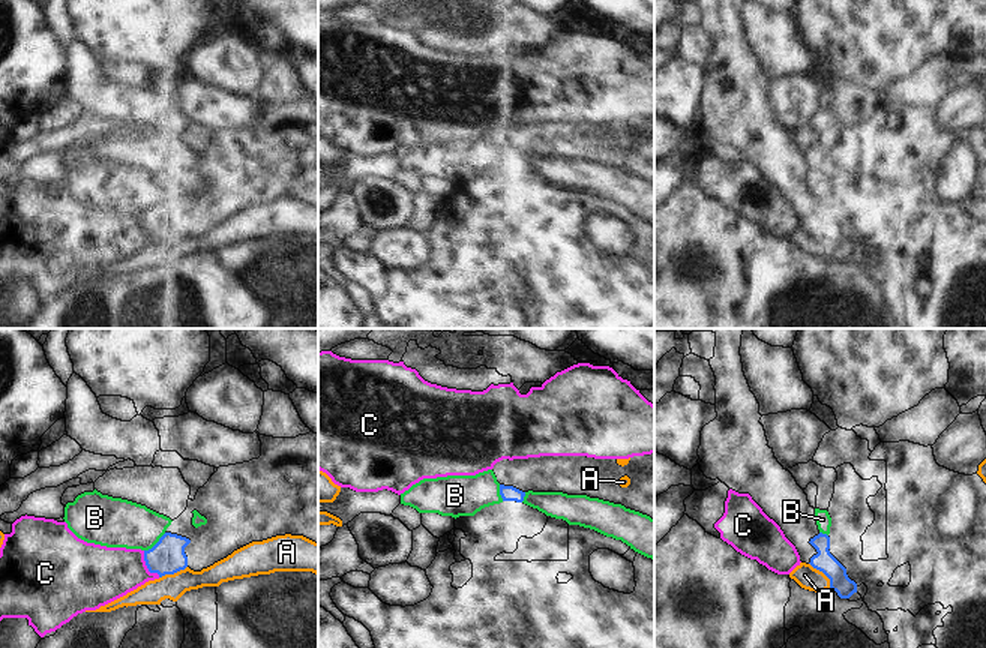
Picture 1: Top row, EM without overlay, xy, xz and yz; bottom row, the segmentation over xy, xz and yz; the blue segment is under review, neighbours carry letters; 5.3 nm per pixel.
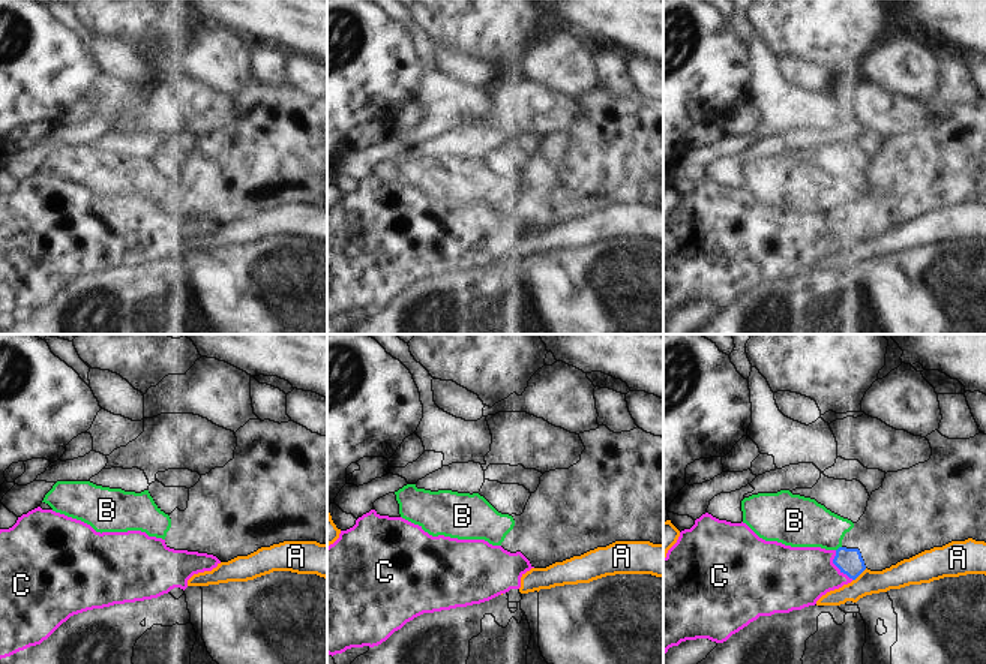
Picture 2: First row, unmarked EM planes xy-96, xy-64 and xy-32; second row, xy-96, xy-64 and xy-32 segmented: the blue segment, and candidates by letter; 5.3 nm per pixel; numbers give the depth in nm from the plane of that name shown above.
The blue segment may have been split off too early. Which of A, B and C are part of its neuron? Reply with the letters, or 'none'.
none

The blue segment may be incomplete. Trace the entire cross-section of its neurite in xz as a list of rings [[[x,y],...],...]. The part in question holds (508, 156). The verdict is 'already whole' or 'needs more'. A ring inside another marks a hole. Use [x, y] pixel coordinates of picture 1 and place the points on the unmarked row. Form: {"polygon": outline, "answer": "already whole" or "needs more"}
{"polygon": [[[654,117],[633,120],[624,130],[618,129],[617,123],[594,123],[587,120],[503,123],[494,129],[492,135],[500,147],[503,165],[522,166],[528,154],[563,156],[621,168],[626,172],[654,183]]], "answer": "needs more"}

